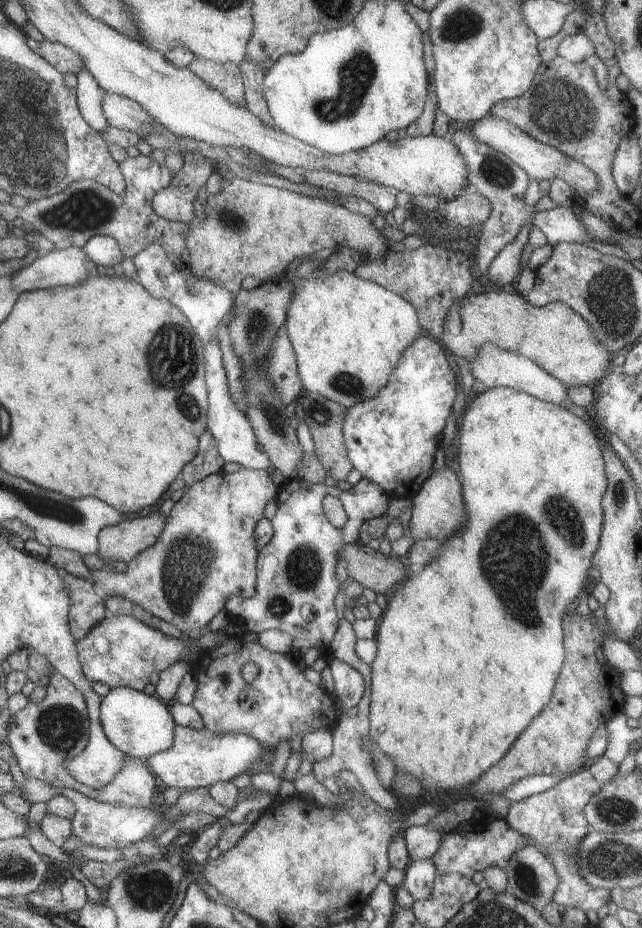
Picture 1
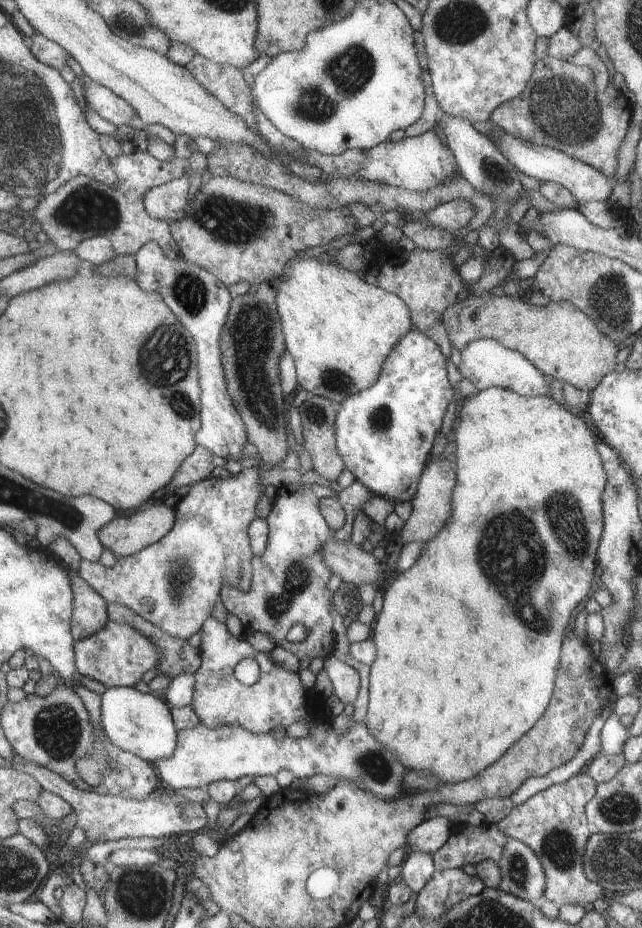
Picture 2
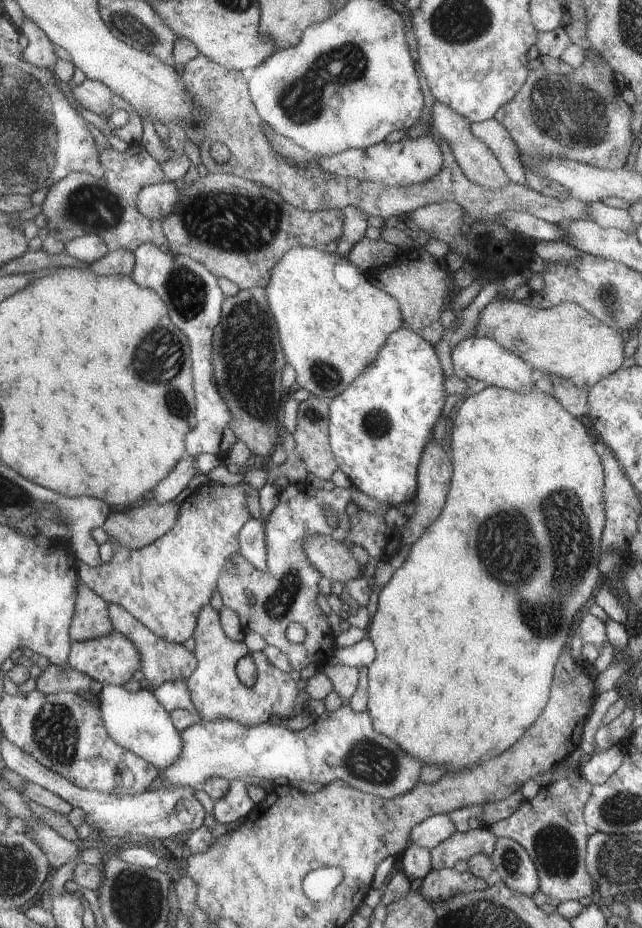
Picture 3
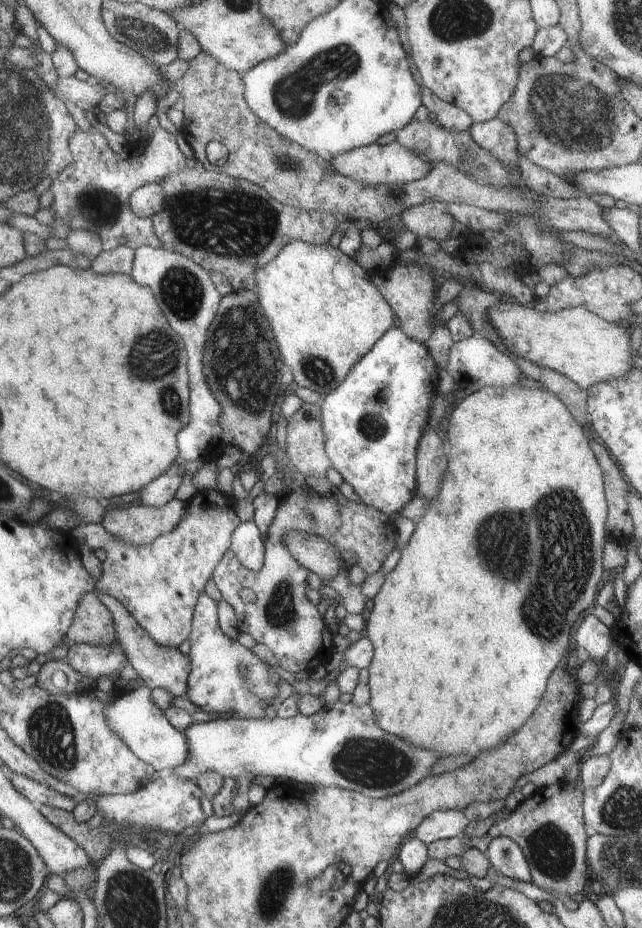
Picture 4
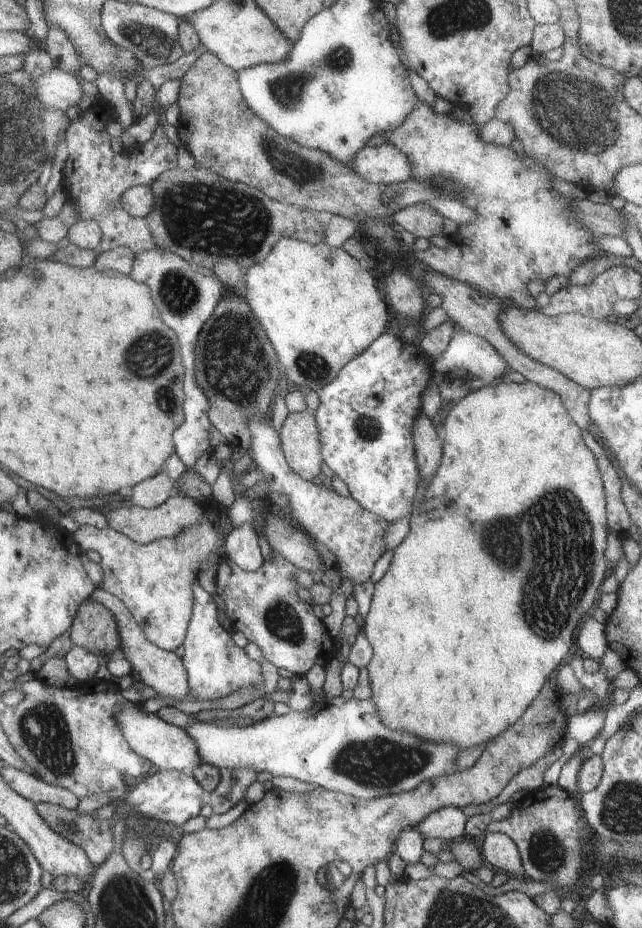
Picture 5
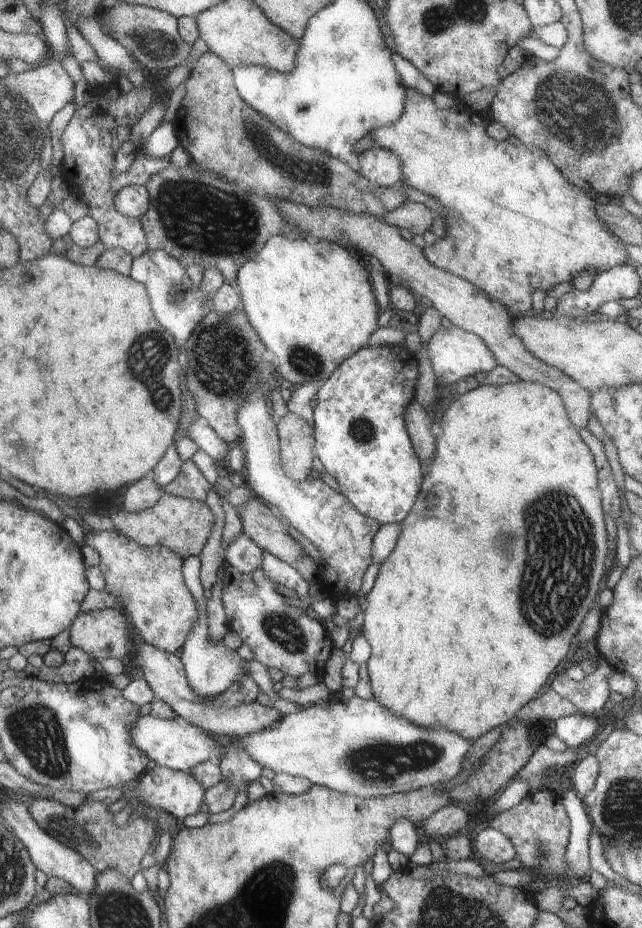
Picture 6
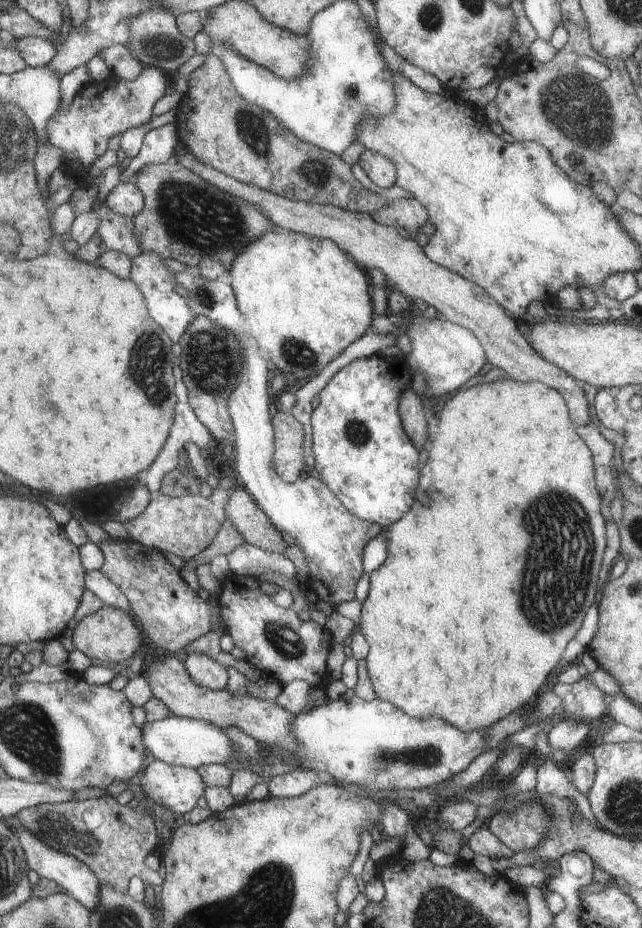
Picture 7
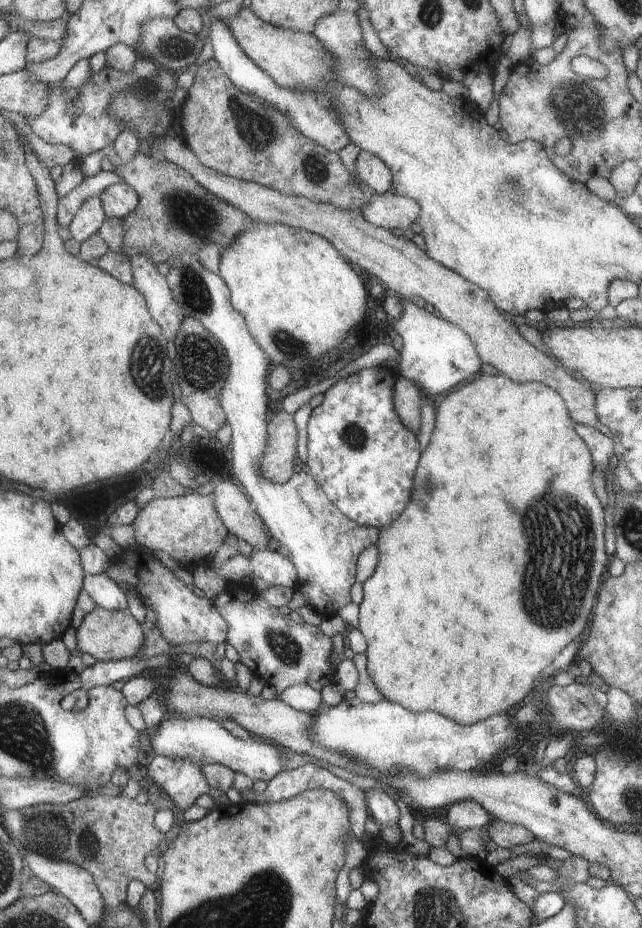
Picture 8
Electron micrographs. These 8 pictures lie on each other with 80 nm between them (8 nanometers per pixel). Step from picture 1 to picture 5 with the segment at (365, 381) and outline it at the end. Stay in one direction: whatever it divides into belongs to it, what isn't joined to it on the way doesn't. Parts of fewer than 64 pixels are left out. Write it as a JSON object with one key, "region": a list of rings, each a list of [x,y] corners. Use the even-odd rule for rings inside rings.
{"region":[[[282,238],[276,242],[273,250],[269,251],[269,255],[261,263],[255,264],[247,271],[247,283],[244,297],[246,297],[246,300],[249,302],[258,322],[266,331],[267,337],[277,354],[280,366],[287,368],[287,374],[284,376],[289,380],[292,380],[294,384],[301,386],[304,390],[309,388],[310,390],[319,391],[325,386],[328,386],[330,381],[336,379],[339,373],[345,368],[346,364],[353,358],[361,355],[366,348],[370,347],[378,338],[380,338],[380,336],[385,334],[386,328],[388,328],[390,314],[388,314],[388,306],[386,306],[386,302],[384,302],[385,295],[380,291],[380,288],[376,288],[376,285],[374,276],[372,276],[368,270],[364,270],[364,268],[358,264],[358,259],[350,256],[344,249],[340,247],[331,247],[325,242],[313,245],[306,241]]]}

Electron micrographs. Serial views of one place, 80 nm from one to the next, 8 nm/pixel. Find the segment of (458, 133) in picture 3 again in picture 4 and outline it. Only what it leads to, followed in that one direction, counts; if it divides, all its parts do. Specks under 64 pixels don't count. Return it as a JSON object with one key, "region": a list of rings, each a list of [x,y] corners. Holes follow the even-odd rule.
{"region":[[[424,86],[422,87],[422,96],[429,114],[434,114],[436,121],[444,128],[459,133],[467,131],[472,126],[473,120],[465,110],[440,100],[430,89]]]}

